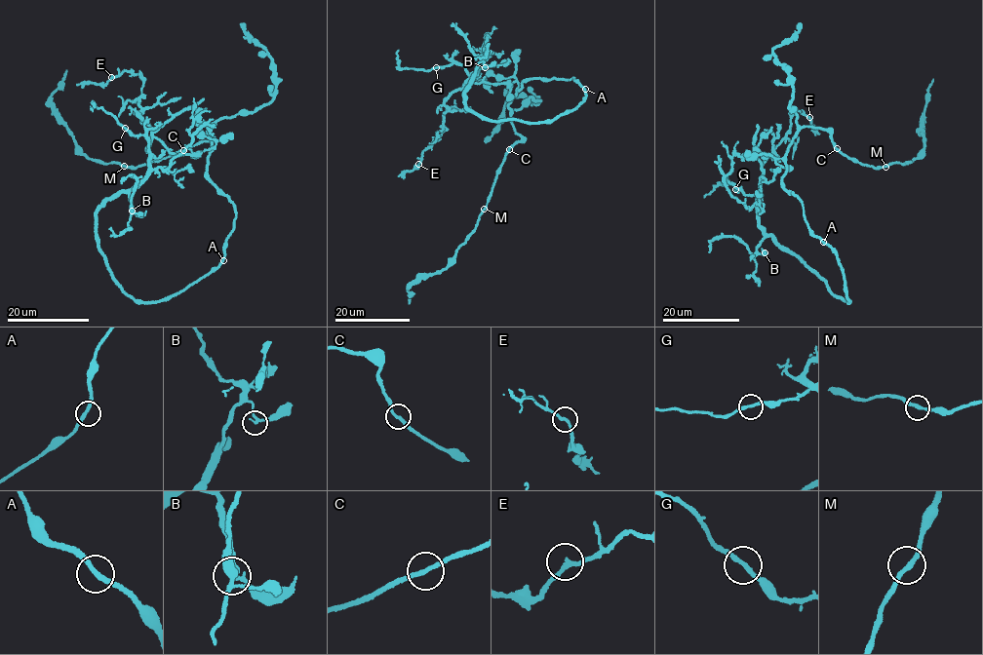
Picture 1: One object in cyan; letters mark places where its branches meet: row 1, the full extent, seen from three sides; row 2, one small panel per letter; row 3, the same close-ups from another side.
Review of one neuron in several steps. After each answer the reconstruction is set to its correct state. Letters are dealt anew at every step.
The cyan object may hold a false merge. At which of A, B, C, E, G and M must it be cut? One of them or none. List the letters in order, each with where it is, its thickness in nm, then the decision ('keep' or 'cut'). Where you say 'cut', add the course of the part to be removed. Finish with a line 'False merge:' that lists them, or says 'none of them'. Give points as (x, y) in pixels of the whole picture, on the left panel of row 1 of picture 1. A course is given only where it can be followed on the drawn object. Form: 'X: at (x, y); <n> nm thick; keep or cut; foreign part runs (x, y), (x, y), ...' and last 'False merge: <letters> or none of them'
A: at (223, 260); 260 nm thick; keep
B: at (132, 211); 200 nm thick; keep
C: at (183, 150); 220 nm thick; keep
E: at (111, 77); 200 nm thick; keep
G: at (125, 128); 220 nm thick; keep
M: at (124, 166); 240 nm thick; keep
False merge: none of them

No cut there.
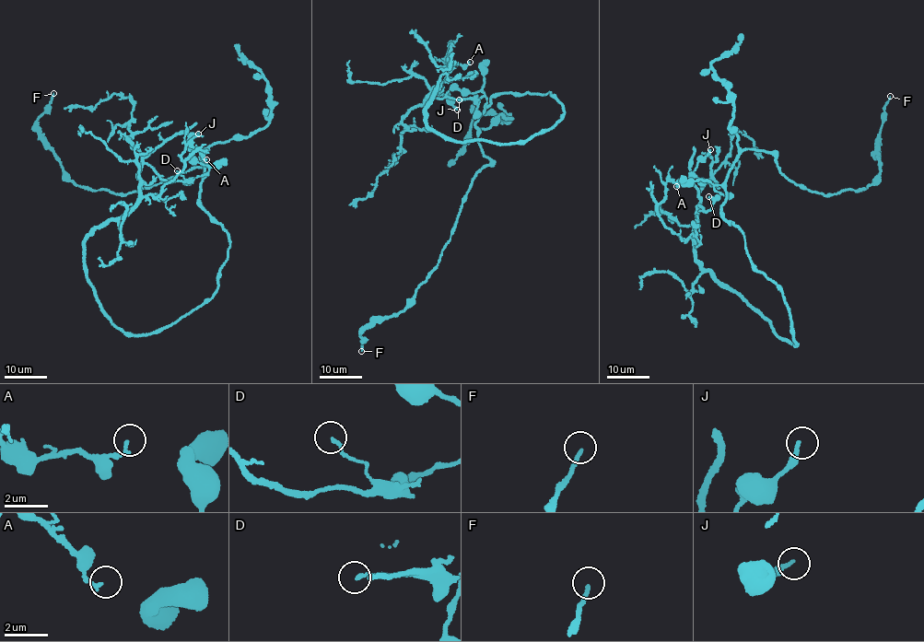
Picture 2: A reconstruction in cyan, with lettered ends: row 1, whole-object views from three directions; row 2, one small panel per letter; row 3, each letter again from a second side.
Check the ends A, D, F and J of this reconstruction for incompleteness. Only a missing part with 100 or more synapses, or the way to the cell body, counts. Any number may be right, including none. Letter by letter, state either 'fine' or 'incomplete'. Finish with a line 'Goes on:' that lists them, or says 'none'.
A: fine
D: fine
F: fine
J: fine
Goes on: none

